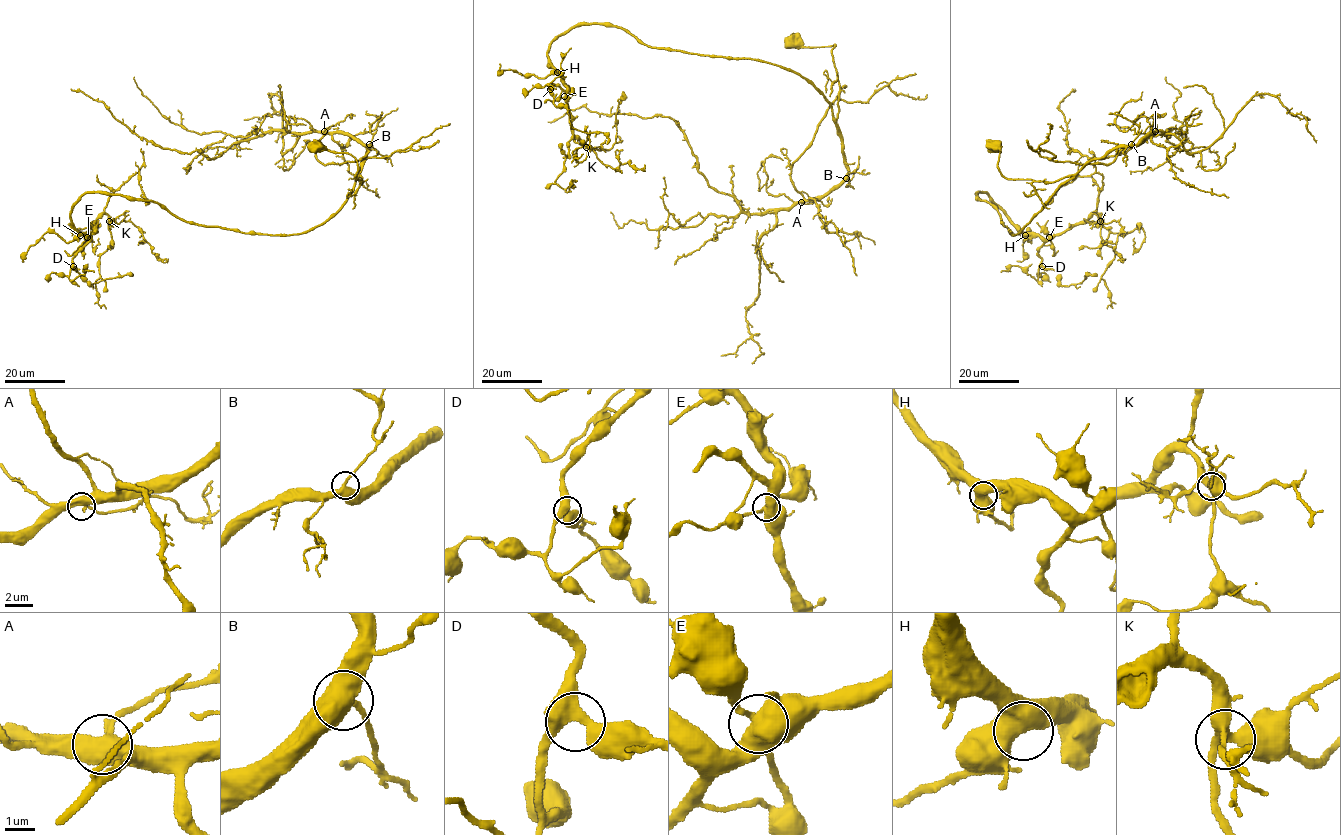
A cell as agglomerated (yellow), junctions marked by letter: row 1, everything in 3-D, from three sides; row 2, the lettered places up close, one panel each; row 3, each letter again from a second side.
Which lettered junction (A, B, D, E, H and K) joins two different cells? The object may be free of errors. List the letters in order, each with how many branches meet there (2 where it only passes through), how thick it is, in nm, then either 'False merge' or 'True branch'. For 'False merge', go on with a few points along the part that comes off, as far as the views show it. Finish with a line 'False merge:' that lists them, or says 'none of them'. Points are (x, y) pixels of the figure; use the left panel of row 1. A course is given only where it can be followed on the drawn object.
A: Branches: 3. Thickness 480 nm. True branch
B: Branches: 3. Thickness 440 nm. True branch
D: Branches: 3. Thickness 440 nm. True branch
E: Branches: 4. Thickness 460 nm. False merge. Course of the part to remove: (87, 237), (70, 256), (64, 251)
H: Branches: 3. Thickness 550 nm. True branch
K: Branches: 4. Thickness 360 nm. True branch
False merge: E

